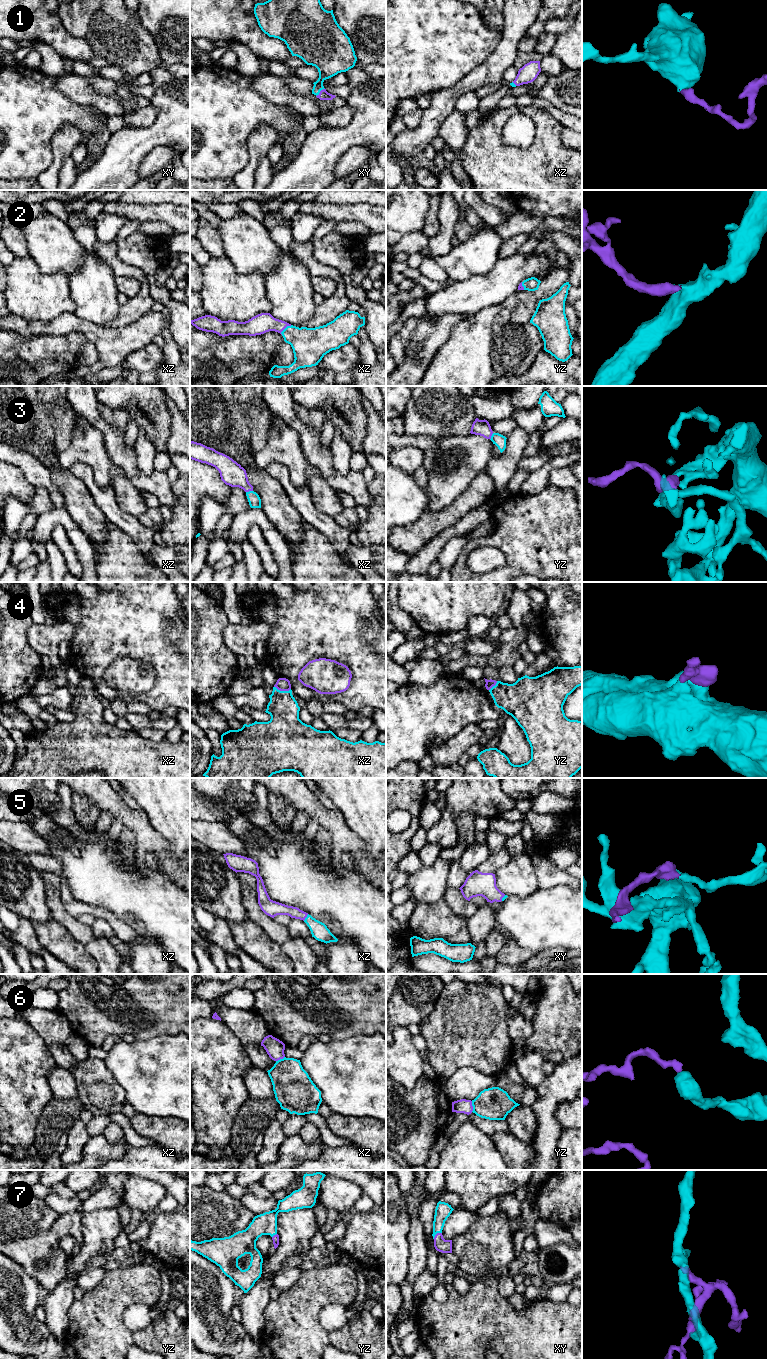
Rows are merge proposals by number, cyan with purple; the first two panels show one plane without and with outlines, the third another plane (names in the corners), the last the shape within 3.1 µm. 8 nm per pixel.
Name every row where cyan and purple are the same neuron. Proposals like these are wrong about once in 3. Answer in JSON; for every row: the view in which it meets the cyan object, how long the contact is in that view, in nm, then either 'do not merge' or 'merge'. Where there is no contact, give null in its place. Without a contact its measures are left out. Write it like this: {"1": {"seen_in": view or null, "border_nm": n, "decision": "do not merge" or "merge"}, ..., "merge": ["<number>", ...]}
{"1": {"seen_in": "xy", "border_nm": 100, "decision": "merge"}, "2": {"seen_in": "xz", "border_nm": 120, "decision": "merge"}, "3": {"seen_in": "xz", "border_nm": 60, "decision": "merge"}, "4": {"seen_in": "xz", "border_nm": 140, "decision": "merge"}, "5": {"seen_in": "xz", "border_nm": 70, "decision": "merge"}, "6": {"seen_in": "yz", "border_nm": 90, "decision": "merge"}, "7": {"seen_in": "xy", "border_nm": 90, "decision": "merge"}, "merge": ["1", "2", "3", "4", "5", "6", "7"]}

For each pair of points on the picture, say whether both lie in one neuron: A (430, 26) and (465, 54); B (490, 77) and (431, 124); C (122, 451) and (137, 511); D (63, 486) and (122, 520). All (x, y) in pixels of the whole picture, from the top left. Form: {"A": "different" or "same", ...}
{"A": "same", "B": "same", "C": "different", "D": "different"}

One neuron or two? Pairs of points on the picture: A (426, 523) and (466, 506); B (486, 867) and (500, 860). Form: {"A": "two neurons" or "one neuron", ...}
{"A": "one neuron", "B": "one neuron"}

